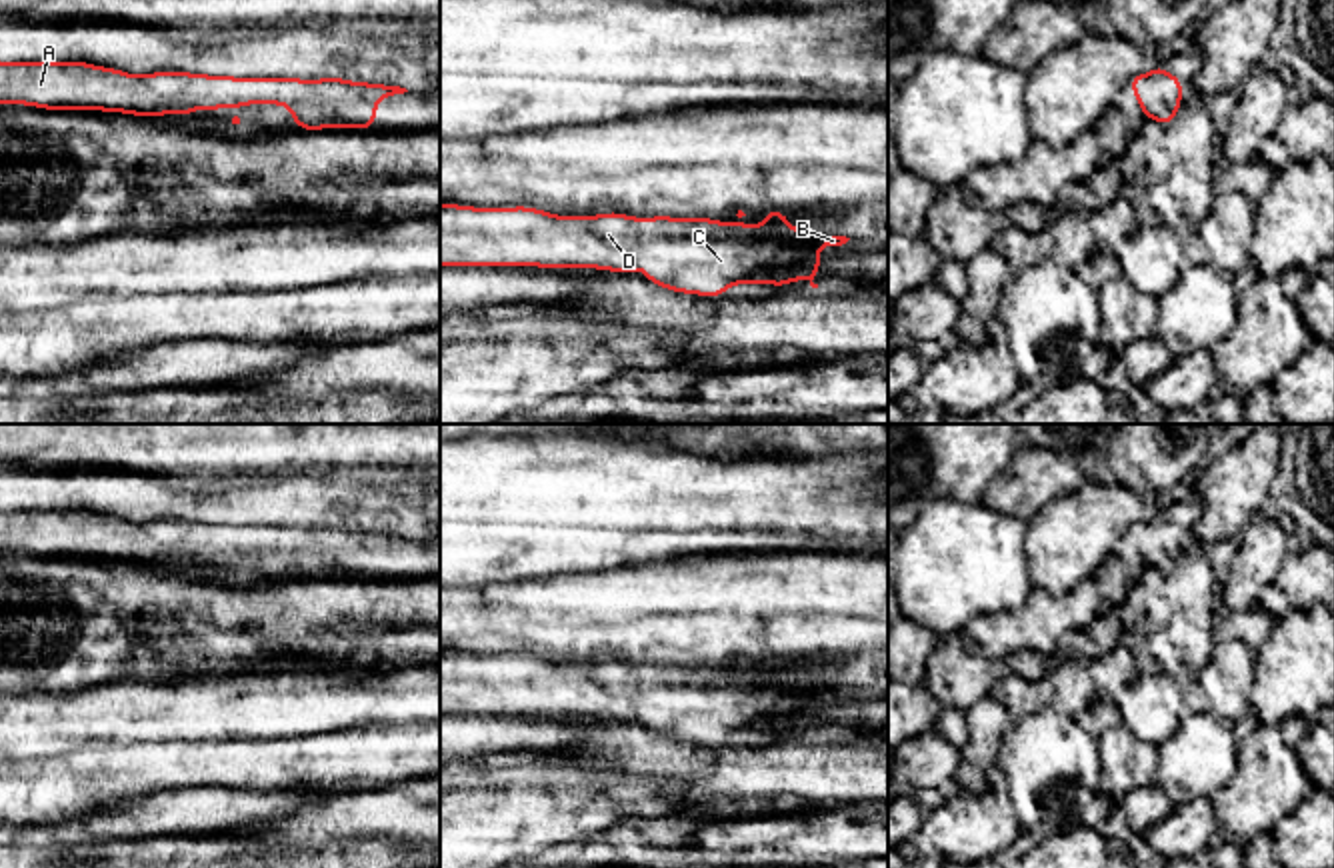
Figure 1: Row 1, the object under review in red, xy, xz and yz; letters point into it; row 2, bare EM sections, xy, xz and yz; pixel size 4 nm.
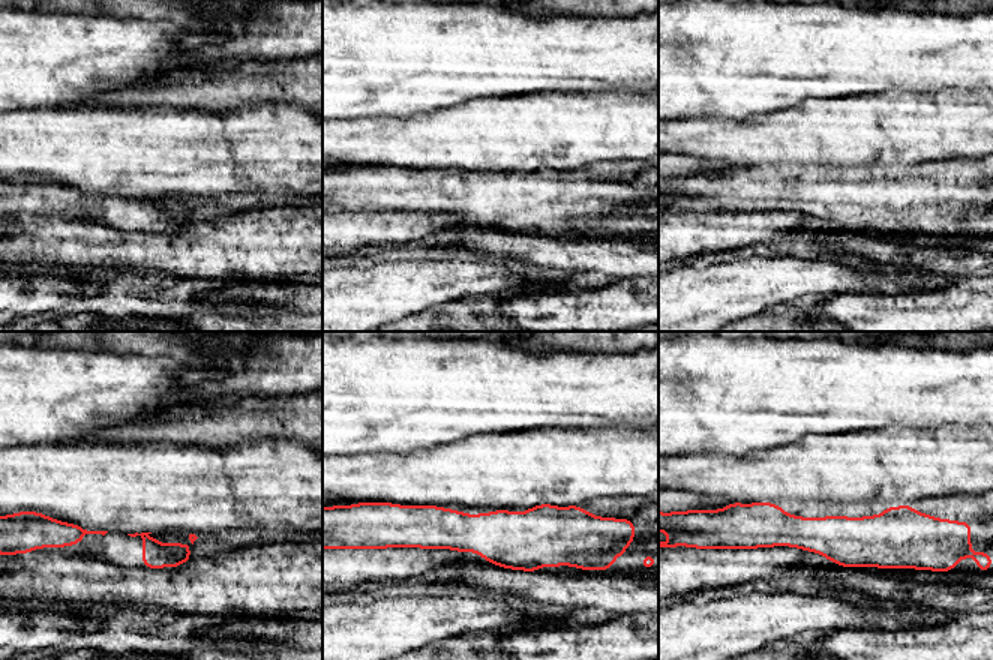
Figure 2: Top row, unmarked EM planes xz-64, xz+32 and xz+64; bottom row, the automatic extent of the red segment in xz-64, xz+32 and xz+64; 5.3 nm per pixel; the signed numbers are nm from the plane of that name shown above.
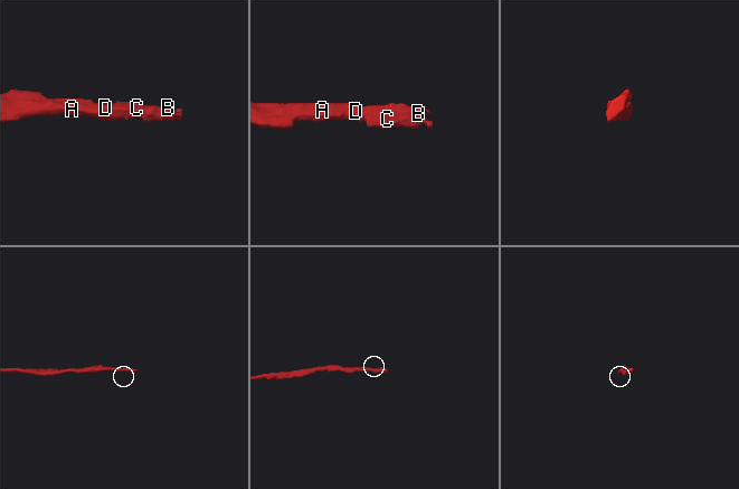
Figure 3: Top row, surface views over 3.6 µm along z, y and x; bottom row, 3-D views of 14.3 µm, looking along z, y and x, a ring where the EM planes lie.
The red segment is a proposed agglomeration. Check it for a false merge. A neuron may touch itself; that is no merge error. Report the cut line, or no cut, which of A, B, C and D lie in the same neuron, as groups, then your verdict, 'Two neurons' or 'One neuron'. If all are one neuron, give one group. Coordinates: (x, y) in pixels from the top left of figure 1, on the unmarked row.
No split. Groups: A B C D. One neuron

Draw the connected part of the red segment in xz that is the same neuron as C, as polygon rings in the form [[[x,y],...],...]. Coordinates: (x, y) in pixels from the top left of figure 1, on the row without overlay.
[[[440,652],[440,714],[542,714],[542,716],[600,716],[600,718],[616,718],[620,722],[630,722],[634,716],[646,720],[646,728],[652,732],[664,734],[668,738],[684,740],[684,742],[700,742],[700,744],[724,744],[726,736],[732,732],[776,732],[776,734],[786,734],[794,728],[808,726],[812,736],[818,736],[812,728],[816,726],[816,718],[824,708],[816,704],[816,698],[822,694],[842,694],[850,686],[846,684],[830,684],[830,682],[814,682],[814,680],[802,680],[796,678],[784,660],[778,658],[768,658],[766,660],[766,670],[760,674],[746,674],[746,672],[732,672],[732,670],[716,670],[704,666],[668,666],[668,664],[654,664],[650,668],[644,666],[632,666],[626,662],[610,660],[610,662],[600,662],[600,664],[552,664],[544,658],[536,656],[470,656],[470,654],[450,654],[450,652]]]

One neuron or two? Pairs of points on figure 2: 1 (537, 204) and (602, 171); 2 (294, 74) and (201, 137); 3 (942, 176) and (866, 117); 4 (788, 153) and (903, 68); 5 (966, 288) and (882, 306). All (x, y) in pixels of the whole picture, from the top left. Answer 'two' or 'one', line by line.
1: one
2: two
3: two
4: two
5: one

